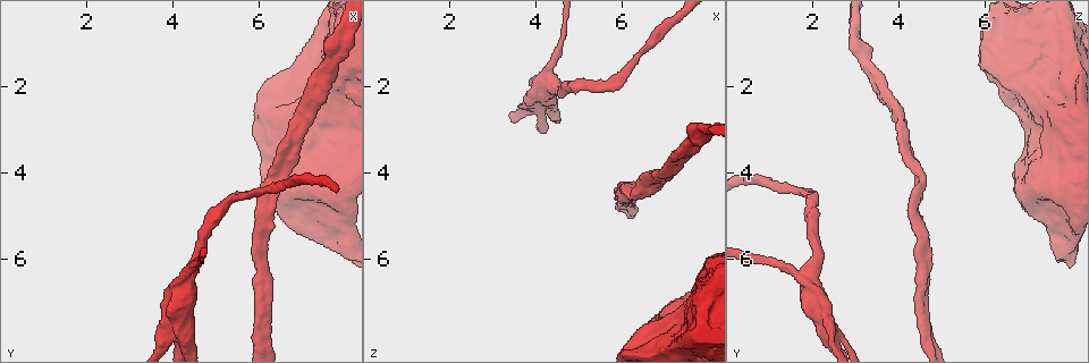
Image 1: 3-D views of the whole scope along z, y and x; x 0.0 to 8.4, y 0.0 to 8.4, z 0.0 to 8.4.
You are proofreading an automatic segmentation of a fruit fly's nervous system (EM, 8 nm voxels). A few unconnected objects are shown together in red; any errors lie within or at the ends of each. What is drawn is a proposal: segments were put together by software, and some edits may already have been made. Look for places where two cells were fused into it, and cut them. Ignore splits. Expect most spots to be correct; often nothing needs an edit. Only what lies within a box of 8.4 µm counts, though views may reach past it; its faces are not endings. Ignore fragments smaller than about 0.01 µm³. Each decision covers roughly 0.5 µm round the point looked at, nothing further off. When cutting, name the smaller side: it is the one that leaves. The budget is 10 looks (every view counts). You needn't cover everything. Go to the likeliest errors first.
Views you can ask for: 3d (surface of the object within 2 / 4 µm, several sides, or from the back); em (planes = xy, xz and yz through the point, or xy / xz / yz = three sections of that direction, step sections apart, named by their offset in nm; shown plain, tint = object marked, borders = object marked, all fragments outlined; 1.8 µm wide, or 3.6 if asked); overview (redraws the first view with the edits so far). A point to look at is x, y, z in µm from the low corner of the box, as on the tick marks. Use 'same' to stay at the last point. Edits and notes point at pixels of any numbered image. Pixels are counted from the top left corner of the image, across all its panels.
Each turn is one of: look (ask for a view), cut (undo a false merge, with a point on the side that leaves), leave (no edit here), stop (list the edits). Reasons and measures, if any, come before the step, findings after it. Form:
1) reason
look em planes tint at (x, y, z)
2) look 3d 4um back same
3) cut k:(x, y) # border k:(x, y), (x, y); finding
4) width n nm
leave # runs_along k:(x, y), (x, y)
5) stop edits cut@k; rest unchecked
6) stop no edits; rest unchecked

thin arm on a thick one
look 3d 4um at (4.15, 7.55, 2.40)

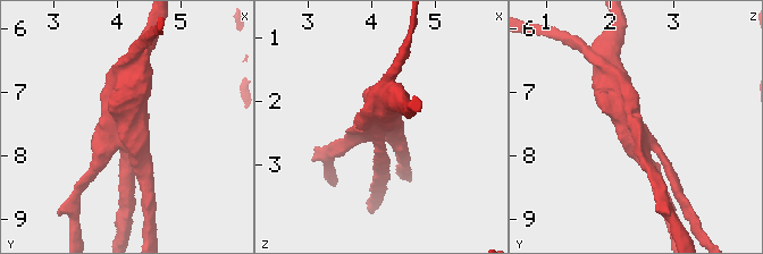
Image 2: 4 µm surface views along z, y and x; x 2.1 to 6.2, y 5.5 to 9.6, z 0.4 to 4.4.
now the EM
look em 3.6um yz step 8 tint at (4.15, 7.60, 2.40)

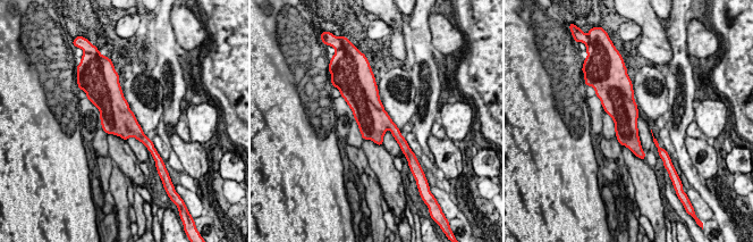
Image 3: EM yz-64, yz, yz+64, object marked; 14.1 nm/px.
look em 3.6um planes borders same

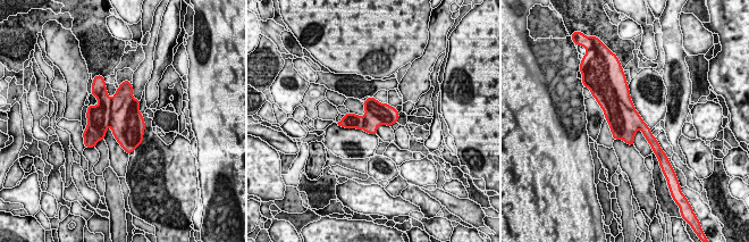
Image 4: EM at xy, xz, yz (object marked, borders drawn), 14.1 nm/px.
leave # continuous, no second cell

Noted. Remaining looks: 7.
look em 3.6um planes tint at (7.20, 2.55, 7.45)

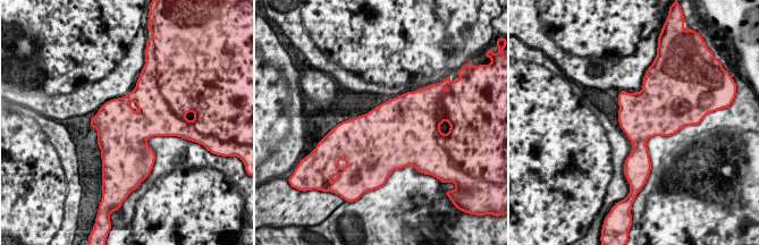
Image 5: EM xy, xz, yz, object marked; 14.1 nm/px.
leave # continuous, no second cell

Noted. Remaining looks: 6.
abrupt turn
look em 3.6um xz step 16 plain at (7.95, 0.50, 7.70)

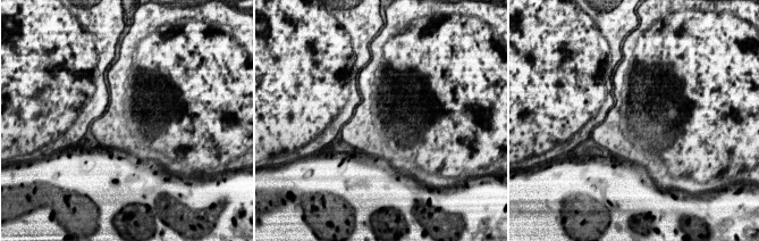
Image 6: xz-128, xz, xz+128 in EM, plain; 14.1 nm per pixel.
look em 3.6um xz step 16 tint same

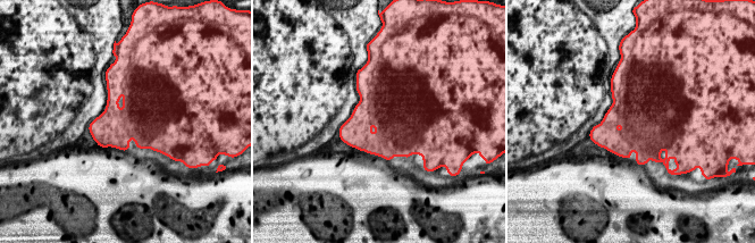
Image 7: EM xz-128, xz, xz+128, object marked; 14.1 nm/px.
leave # continuous, no second cell

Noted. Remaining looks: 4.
thick turns thin
look em planes tint at (6.95, 4.55, 7.45)

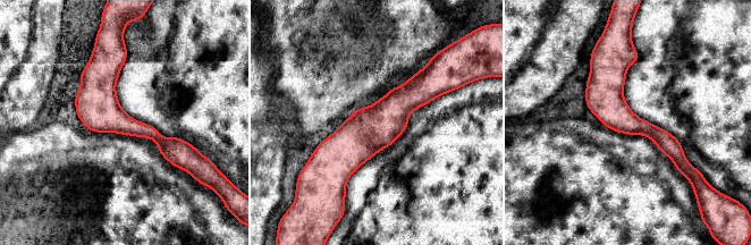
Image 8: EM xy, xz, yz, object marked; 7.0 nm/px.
leave # runs_along 8:(435, 91), (413, 93), (319, 161); one cell here

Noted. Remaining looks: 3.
stop no edits; rest unchecked

